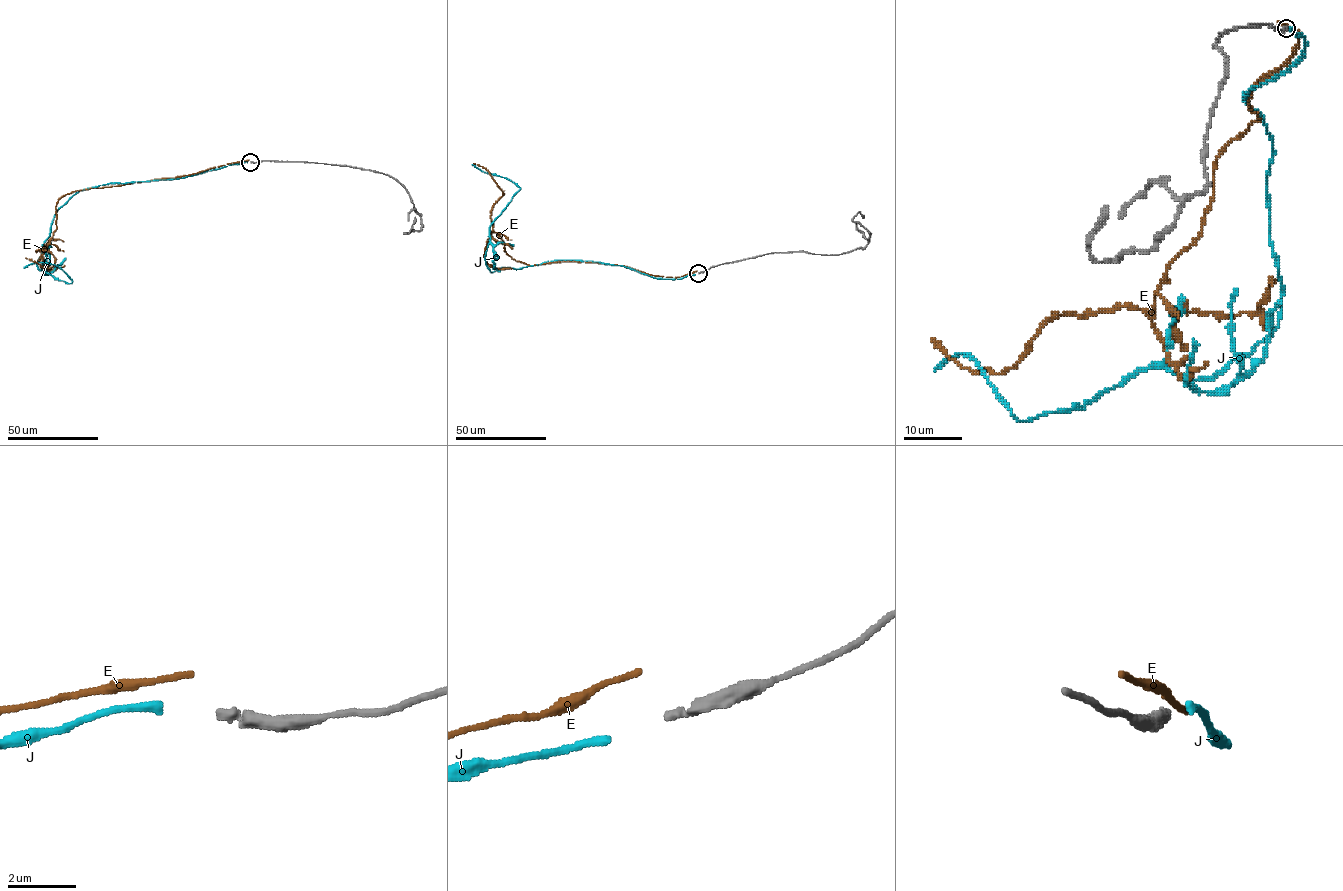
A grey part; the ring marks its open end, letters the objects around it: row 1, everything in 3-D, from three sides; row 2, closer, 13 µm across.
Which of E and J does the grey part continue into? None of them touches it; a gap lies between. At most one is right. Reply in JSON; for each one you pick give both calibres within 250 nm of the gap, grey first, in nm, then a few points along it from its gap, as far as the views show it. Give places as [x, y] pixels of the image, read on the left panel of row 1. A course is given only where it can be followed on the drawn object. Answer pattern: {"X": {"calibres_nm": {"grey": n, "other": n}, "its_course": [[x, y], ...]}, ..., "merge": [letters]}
{"merge": []}

